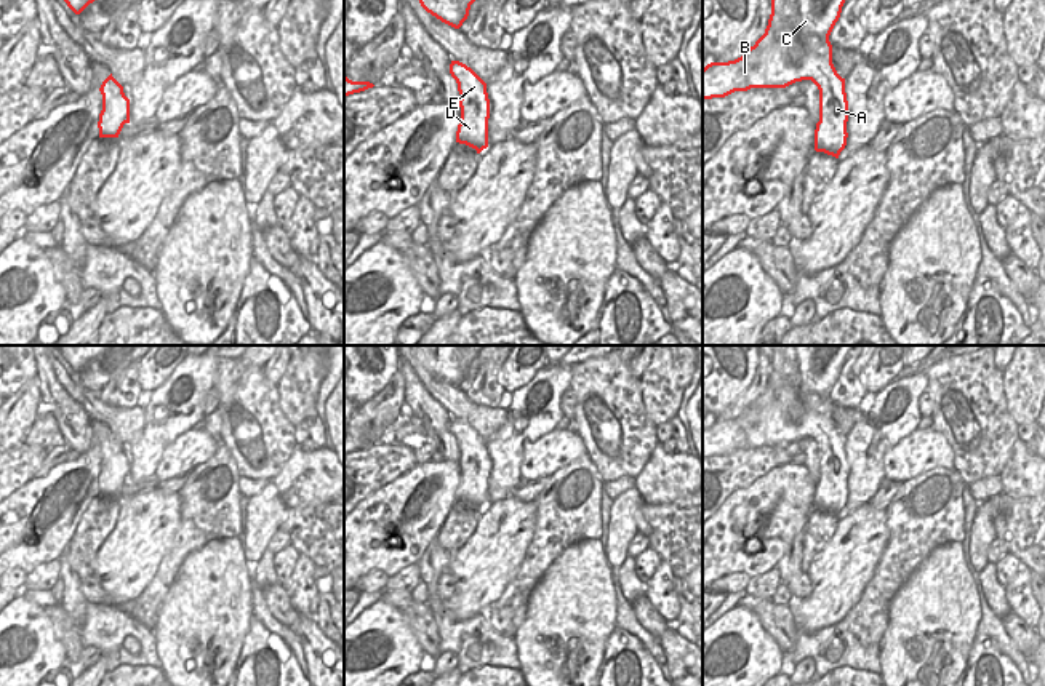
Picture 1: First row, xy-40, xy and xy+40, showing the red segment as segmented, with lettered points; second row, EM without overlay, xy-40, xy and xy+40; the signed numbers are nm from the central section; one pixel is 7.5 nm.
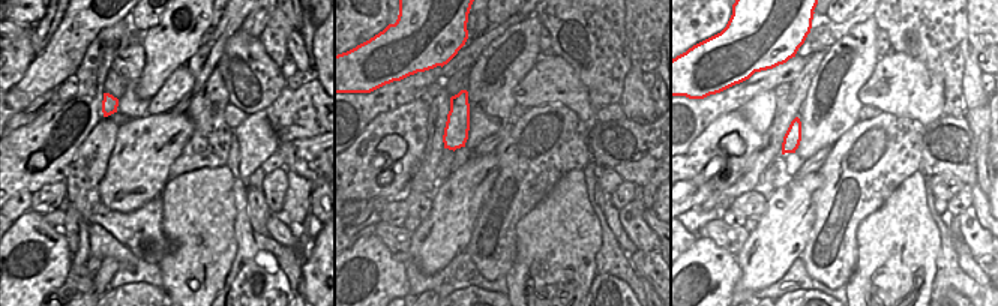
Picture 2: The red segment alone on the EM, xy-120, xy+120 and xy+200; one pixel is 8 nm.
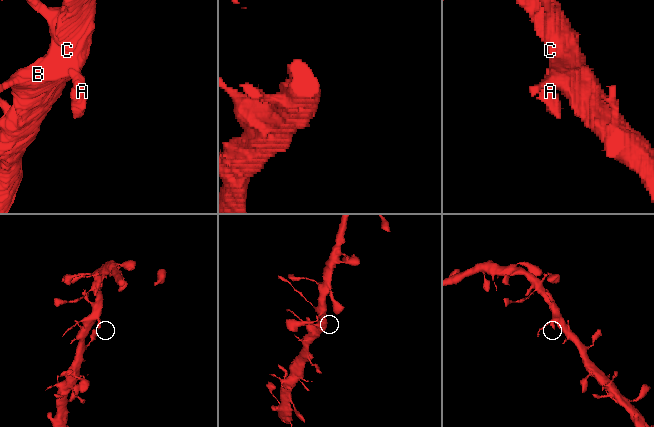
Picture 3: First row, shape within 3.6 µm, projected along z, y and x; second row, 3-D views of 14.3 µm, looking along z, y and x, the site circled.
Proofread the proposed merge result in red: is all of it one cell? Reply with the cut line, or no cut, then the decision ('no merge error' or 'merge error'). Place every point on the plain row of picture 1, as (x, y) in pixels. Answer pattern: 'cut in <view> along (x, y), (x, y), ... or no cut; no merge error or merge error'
no cut; no merge error

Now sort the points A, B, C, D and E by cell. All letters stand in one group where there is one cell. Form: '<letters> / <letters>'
A B C D E

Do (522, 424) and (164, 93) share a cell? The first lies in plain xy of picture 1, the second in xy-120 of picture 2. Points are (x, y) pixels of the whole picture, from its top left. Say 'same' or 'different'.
different

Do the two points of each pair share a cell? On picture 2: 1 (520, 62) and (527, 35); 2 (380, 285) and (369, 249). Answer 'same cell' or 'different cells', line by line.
1: same cell
2: same cell

